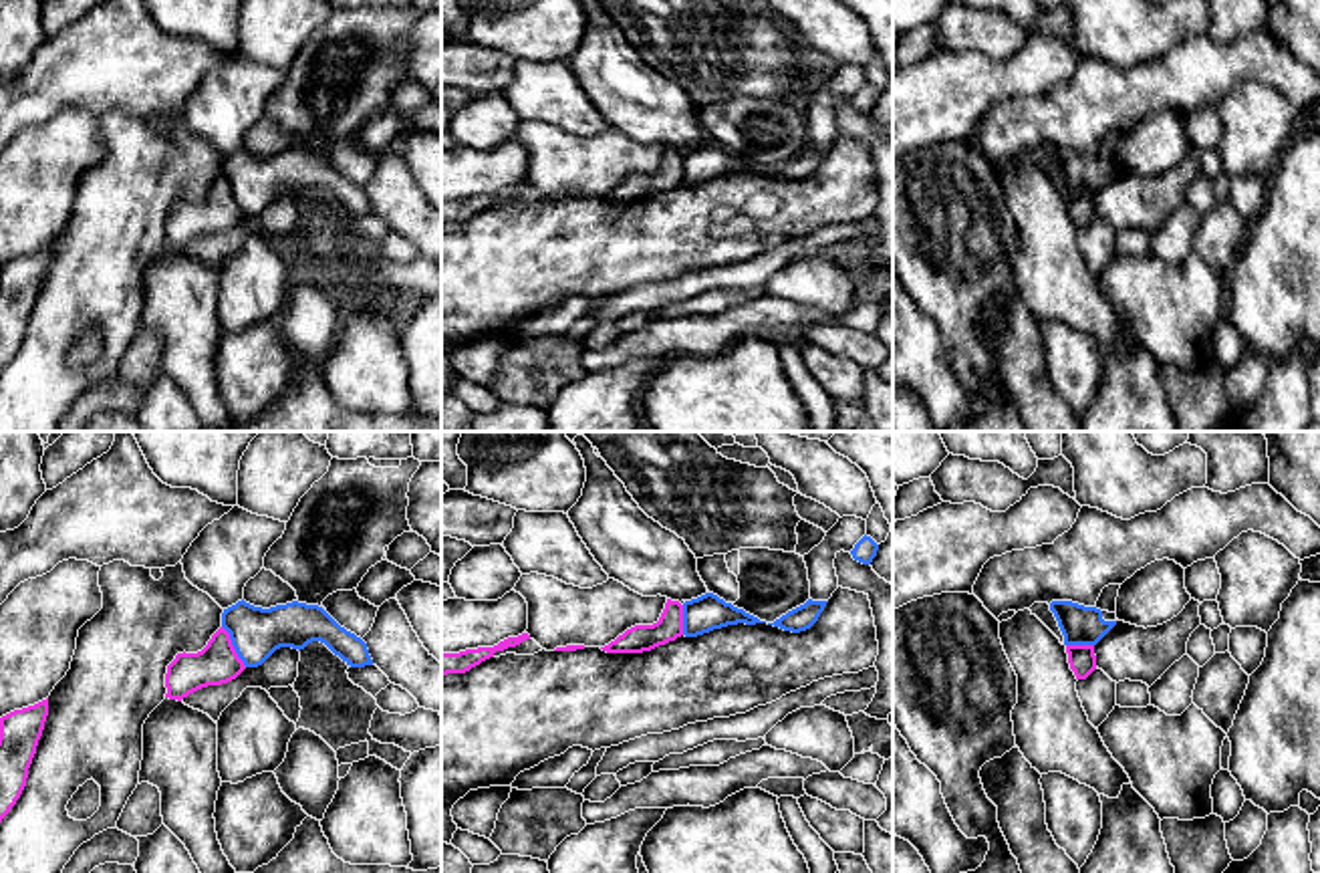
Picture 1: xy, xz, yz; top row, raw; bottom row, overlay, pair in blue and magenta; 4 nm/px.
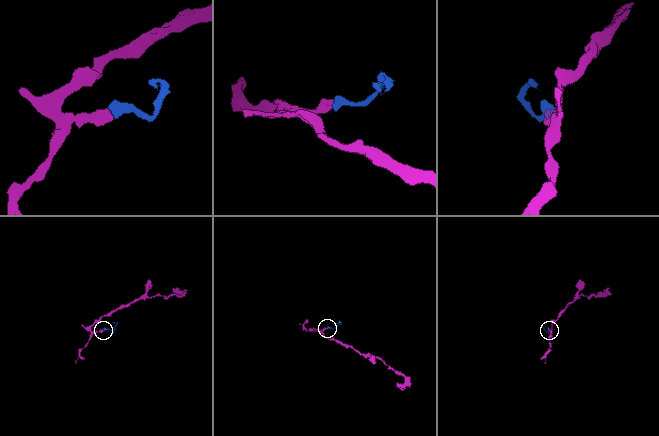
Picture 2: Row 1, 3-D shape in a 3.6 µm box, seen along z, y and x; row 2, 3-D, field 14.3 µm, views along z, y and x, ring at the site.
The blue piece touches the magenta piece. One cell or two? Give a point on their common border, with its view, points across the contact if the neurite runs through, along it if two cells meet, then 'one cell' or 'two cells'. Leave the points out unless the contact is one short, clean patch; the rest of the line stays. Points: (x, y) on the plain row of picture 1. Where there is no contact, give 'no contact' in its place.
meets blue in xy at (232, 192); border along xy (222, 174), (236, 204), (246, 214); two cells

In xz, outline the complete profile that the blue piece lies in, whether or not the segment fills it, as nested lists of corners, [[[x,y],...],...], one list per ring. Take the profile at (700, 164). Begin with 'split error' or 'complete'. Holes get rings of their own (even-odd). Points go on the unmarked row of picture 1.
complete | [[[705,141],[697,147],[683,151],[685,185],[697,185],[713,177],[738,171],[756,173],[766,169],[760,169],[758,165],[746,161],[744,157],[734,155],[732,151],[725,151],[713,141]]]

